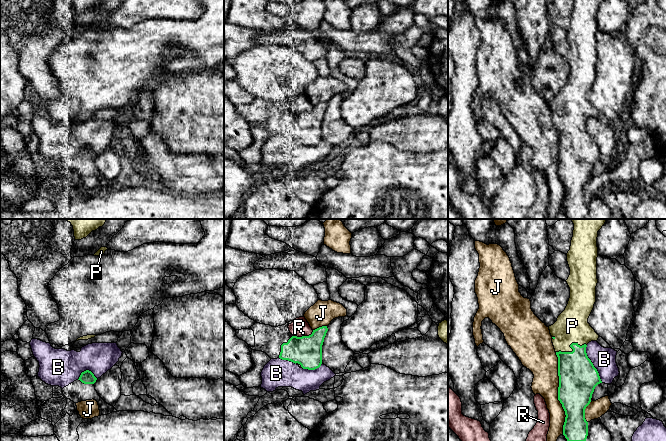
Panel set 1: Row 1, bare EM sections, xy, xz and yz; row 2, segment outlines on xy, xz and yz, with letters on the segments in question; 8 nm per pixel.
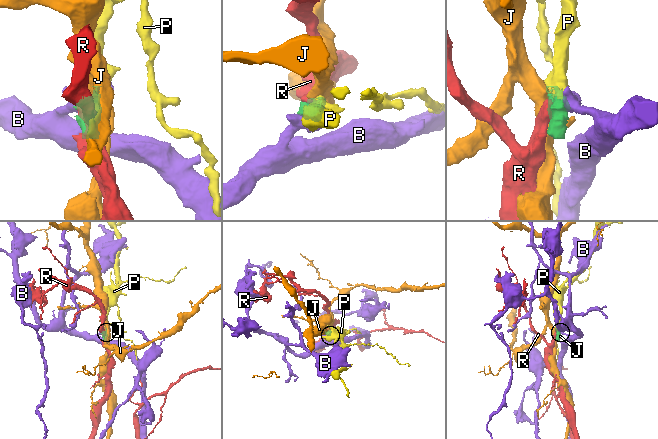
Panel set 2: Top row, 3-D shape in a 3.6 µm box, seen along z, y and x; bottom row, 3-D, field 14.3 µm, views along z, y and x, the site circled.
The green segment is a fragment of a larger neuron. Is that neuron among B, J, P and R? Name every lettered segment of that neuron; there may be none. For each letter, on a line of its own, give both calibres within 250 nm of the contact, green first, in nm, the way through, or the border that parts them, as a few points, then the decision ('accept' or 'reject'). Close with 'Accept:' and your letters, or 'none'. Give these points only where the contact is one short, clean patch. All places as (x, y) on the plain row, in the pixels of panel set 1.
B: 320/190 nm | along yz (586, 121), (586, 131), (602, 158) | reject
J: 320/220 nm | reject
P: 320/260 nm | across yz (578, 153), (571, 123), (570, 110), (572, 102) | accept
R: 240/150 nm | reject
Accept: P

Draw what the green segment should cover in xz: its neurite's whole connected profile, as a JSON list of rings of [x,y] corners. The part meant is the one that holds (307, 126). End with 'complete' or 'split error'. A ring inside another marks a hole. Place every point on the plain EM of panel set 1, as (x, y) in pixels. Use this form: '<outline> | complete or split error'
[[[327,102],[313,106],[309,112],[292,112],[281,121],[279,134],[298,139],[303,145],[315,146],[322,140],[322,121],[328,107]]] | complete

